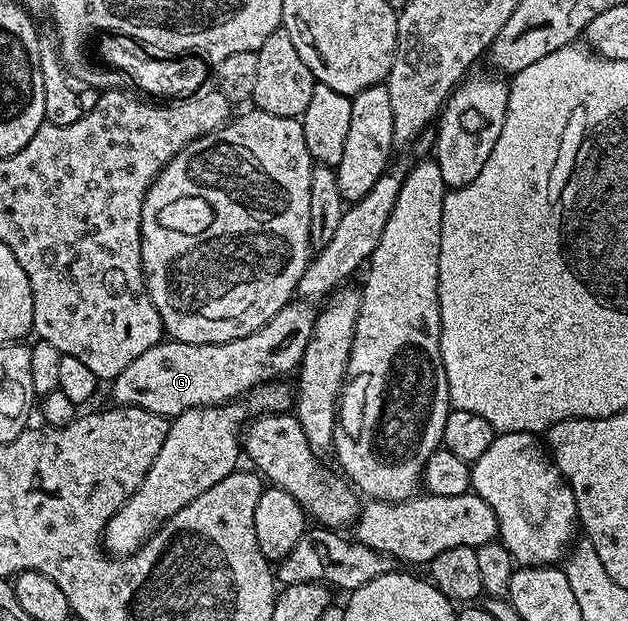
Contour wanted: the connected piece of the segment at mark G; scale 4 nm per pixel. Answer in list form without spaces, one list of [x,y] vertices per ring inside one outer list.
[[[305,302],[284,304],[279,314],[275,314],[275,318],[268,320],[262,328],[243,338],[235,338],[231,342],[188,344],[169,338],[151,346],[147,354],[139,354],[139,358],[135,358],[135,362],[131,362],[131,366],[127,366],[123,374],[119,374],[111,381],[112,403],[127,408],[151,410],[160,416],[172,418],[192,408],[206,408],[212,404],[227,404],[236,401],[261,384],[285,378],[289,371],[292,373],[300,365],[303,354],[307,350],[307,342],[313,333],[315,312],[309,308],[312,307]]]

